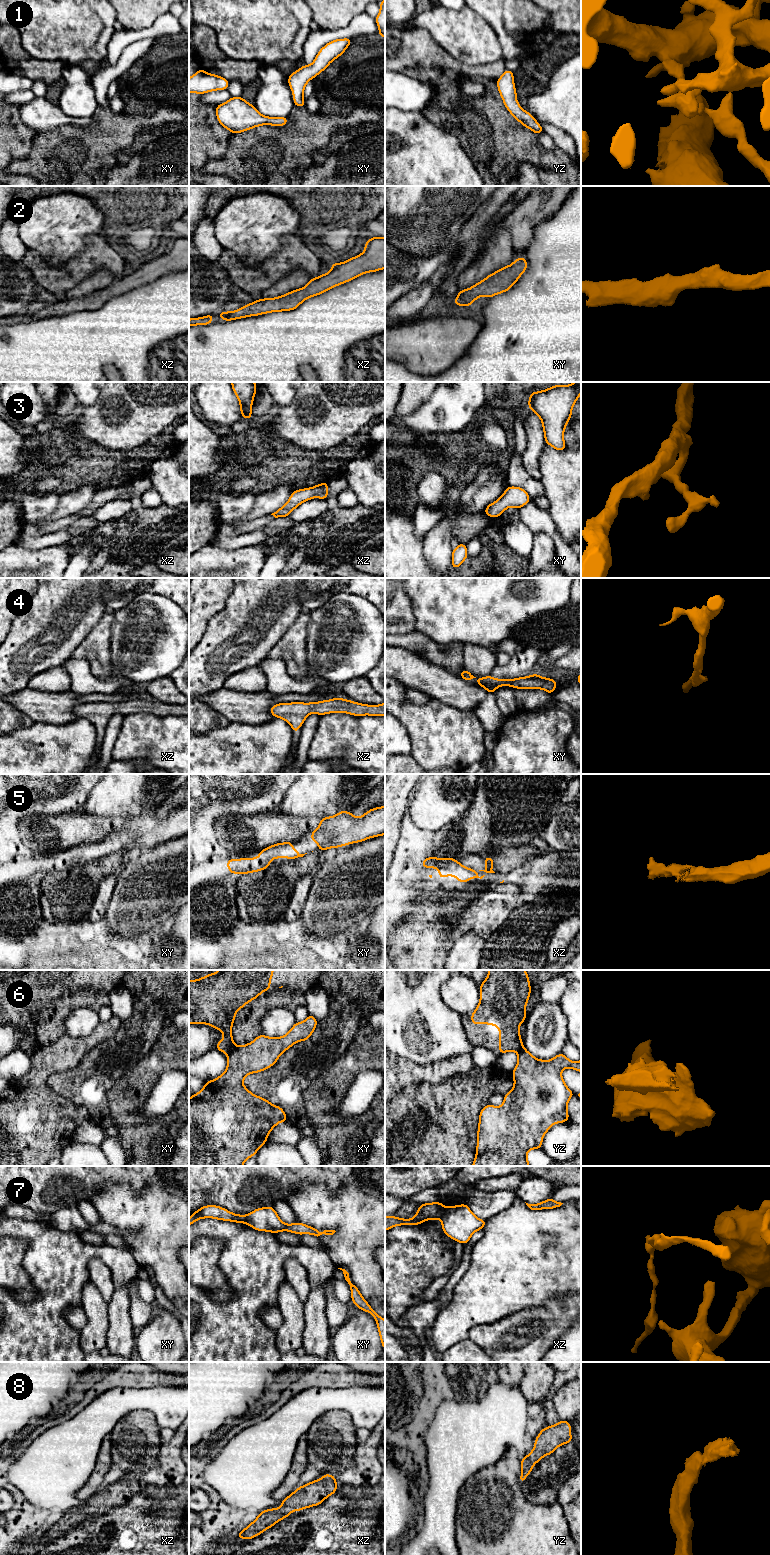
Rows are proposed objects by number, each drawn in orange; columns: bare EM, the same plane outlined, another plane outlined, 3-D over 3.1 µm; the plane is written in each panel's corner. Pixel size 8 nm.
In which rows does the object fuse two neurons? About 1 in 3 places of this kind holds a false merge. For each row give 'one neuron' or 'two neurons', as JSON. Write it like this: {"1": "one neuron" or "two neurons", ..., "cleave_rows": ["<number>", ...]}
{"1": "one neuron", "2": "one neuron", "3": "one neuron", "4": "one neuron", "5": "one neuron", "6": "two neurons", "7": "one neuron", "8": "one neuron", "cleave_rows": ["6"]}

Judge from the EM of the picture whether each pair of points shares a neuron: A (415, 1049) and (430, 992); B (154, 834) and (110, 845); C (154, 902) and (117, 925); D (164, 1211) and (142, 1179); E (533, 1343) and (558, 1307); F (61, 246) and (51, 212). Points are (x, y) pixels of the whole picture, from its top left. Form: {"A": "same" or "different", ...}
{"A": "same", "B": "same", "C": "same", "D": "different", "E": "same", "F": "same"}

